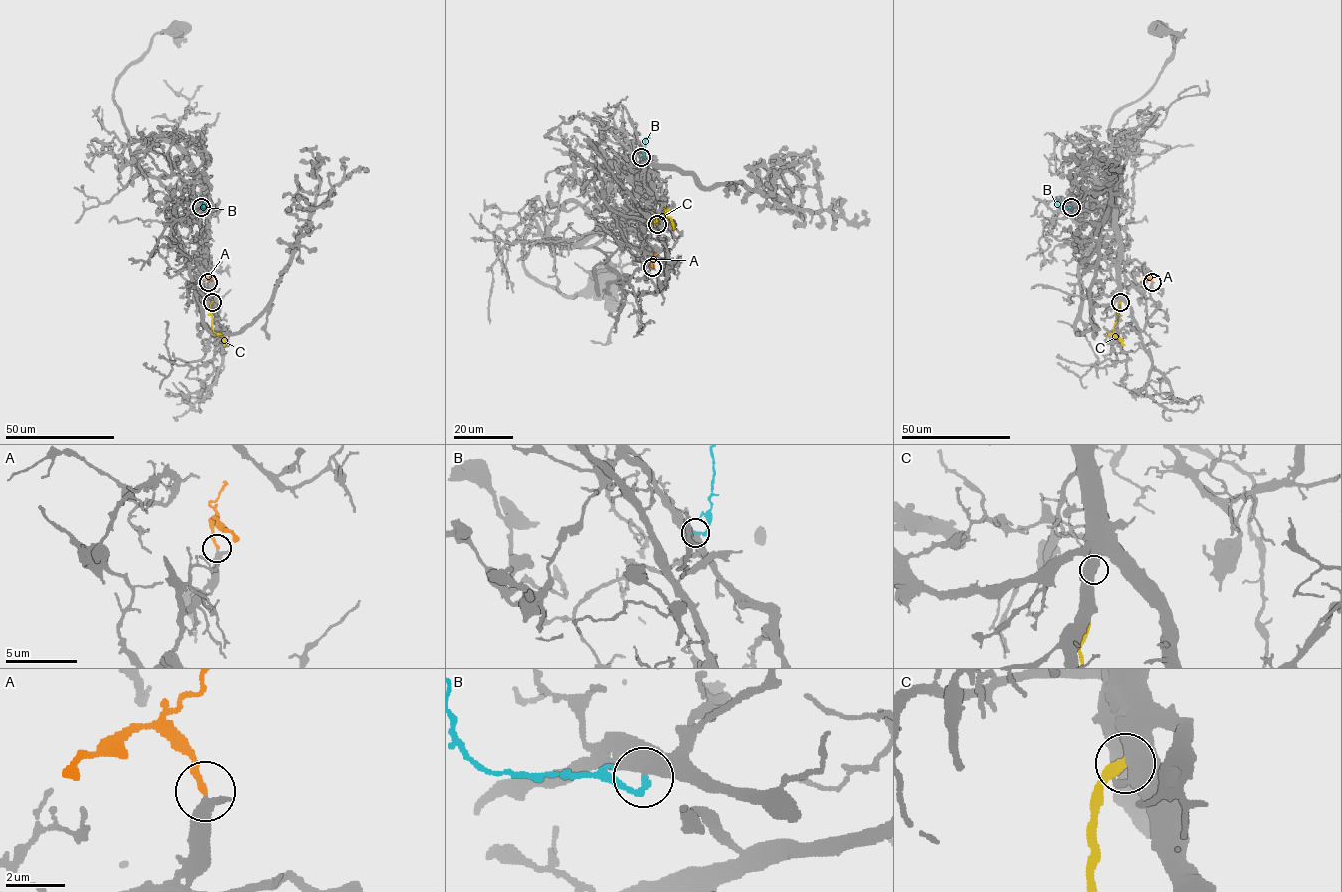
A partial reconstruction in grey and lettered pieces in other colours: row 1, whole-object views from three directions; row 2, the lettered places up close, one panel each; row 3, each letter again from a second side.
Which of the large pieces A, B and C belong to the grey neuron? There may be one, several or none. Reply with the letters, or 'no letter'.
A

